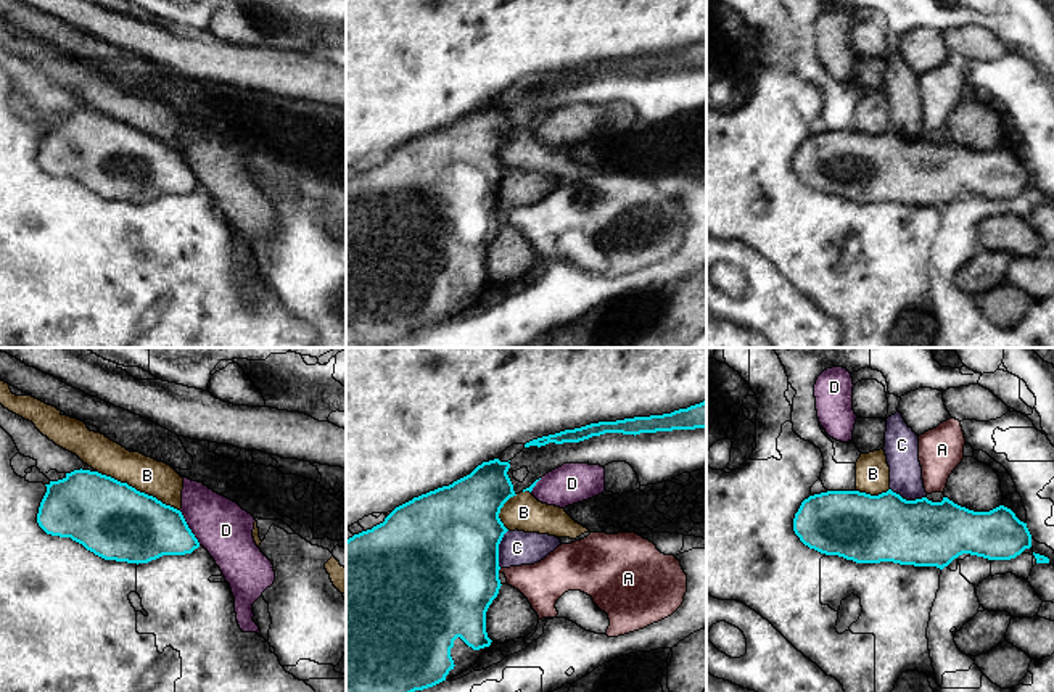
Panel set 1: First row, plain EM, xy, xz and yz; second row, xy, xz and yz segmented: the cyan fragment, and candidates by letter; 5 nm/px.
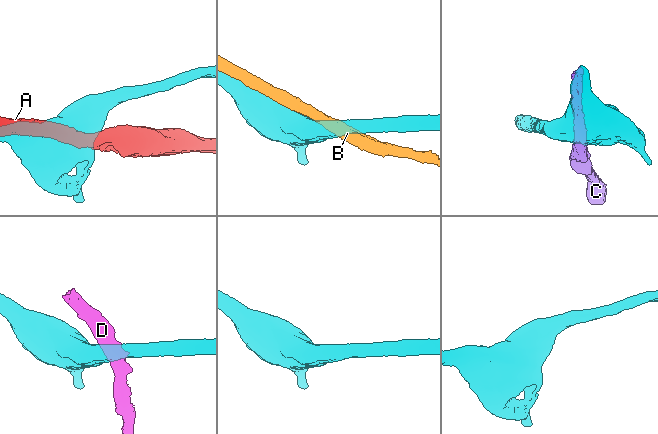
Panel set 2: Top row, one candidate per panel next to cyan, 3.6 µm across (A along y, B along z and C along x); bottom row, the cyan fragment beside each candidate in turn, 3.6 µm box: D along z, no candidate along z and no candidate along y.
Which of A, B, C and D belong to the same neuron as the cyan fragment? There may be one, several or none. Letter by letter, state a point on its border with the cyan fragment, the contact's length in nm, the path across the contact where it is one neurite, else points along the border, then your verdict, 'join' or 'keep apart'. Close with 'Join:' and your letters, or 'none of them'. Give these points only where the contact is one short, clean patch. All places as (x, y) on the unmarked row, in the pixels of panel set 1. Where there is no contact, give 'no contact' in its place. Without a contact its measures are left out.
A: meets cyan in xz at (499, 208); contact 30 nm long; keep apart
B: meets cyan in xy at (139, 131); contact 460 nm long; keep apart
C: meets cyan in xz at (498, 189); contact 200 nm long; keep apart
D: meets cyan in xy at (189, 168); contact 200 nm long; keep apart
Join: none of them

